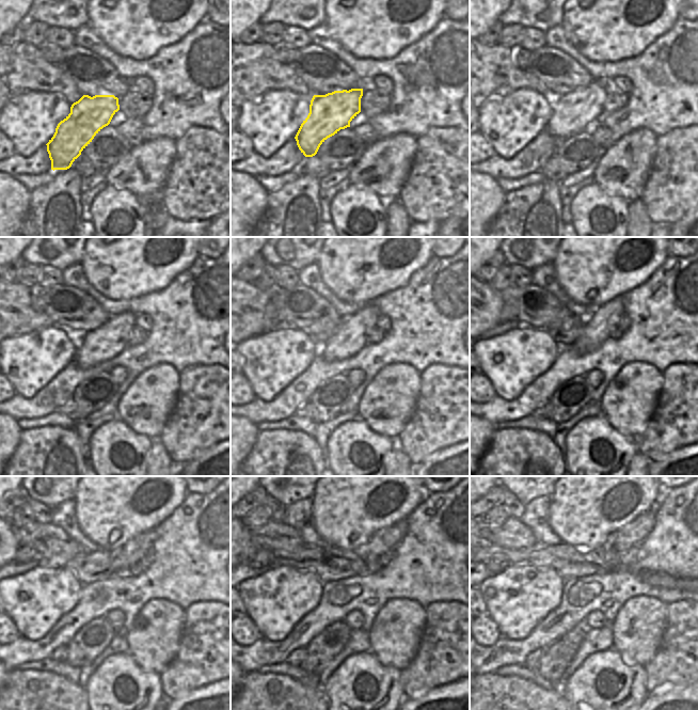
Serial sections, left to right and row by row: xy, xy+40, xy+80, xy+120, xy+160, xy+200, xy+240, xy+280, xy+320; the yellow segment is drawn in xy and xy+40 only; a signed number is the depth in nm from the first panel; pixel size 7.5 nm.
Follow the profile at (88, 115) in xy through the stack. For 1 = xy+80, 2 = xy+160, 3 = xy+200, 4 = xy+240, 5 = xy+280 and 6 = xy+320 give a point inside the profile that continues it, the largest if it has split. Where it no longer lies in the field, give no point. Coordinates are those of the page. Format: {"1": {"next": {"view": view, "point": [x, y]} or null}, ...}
{"1": {"next": {"view": "xy+80", "point": [573, 112]}}, "2": {"next": {"view": "xy+160", "point": [350, 336]}}, "3": {"next": {"view": "xy+200", "point": [597, 327]}}, "4": {"next": {"view": "xy+240", "point": [132, 551]}}, "5": {"next": {"view": "xy+280", "point": [386, 539]}}, "6": {"next": {"view": "xy+320", "point": [633, 534]}}}

